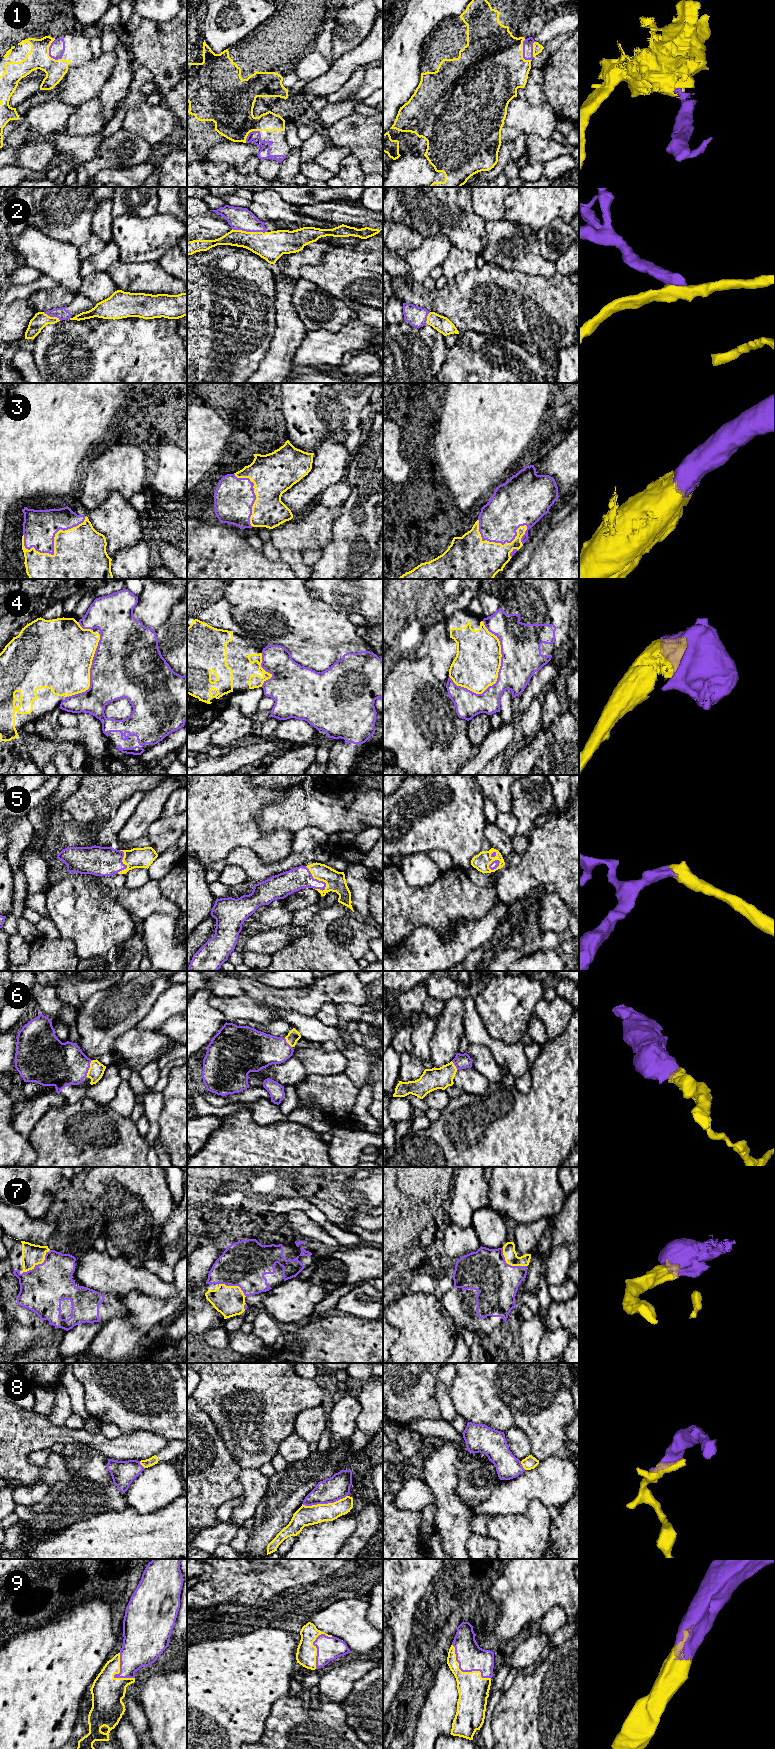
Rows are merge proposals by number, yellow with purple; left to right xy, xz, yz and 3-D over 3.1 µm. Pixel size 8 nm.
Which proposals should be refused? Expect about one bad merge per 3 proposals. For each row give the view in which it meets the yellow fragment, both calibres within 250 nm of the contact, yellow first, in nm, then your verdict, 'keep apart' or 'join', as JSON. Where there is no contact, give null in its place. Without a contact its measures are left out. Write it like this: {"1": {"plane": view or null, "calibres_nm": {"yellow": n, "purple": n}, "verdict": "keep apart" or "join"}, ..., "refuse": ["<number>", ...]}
{"1": {"plane": "xy", "calibres_nm": {"yellow": 180, "purple": 120}, "verdict": "join"}, "2": {"plane": "xz", "calibres_nm": {"yellow": 220, "purple": 180}, "verdict": "join"}, "3": {"plane": "xy", "calibres_nm": {"yellow": 440, "purple": 280}, "verdict": "join"}, "4": {"plane": "yz", "calibres_nm": {"yellow": 360, "purple": 320}, "verdict": "keep apart"}, "5": {"plane": "xz", "calibres_nm": {"yellow": 160, "purple": 180}, "verdict": "join"}, "6": {"plane": "xy", "calibres_nm": {"yellow": 120, "purple": 360}, "verdict": "join"}, "7": {"plane": "xy", "calibres_nm": {"yellow": 170, "purple": 360}, "verdict": "join"}, "8": {"plane": "xz", "calibres_nm": {"yellow": 160, "purple": 200}, "verdict": "keep apart"}, "9": {"plane": "yz", "calibres_nm": {"yellow": 240, "purple": 220}, "verdict": "join"}, "refuse": ["4", "8"]}

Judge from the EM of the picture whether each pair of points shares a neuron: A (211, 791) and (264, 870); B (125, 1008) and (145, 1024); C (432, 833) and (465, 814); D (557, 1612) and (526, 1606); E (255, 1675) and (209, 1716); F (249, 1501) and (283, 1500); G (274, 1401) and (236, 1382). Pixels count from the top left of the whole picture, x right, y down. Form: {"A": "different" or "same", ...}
{"A": "different", "B": "different", "C": "same", "D": "different", "E": "same", "F": "different", "G": "same"}

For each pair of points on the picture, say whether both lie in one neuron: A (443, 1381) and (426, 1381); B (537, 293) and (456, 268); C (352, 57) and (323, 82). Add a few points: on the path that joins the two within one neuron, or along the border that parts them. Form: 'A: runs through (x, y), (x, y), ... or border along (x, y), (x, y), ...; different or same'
A: border along (438, 1373), (435, 1379), (437, 1404); different
B: border along (476, 266), (456, 275); different
C: runs through (345, 64), (330, 76); same

